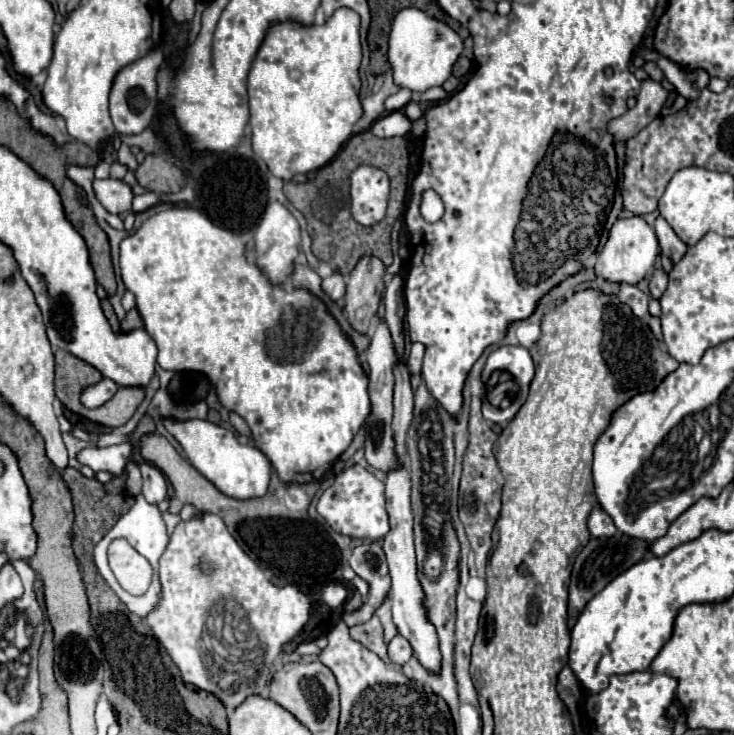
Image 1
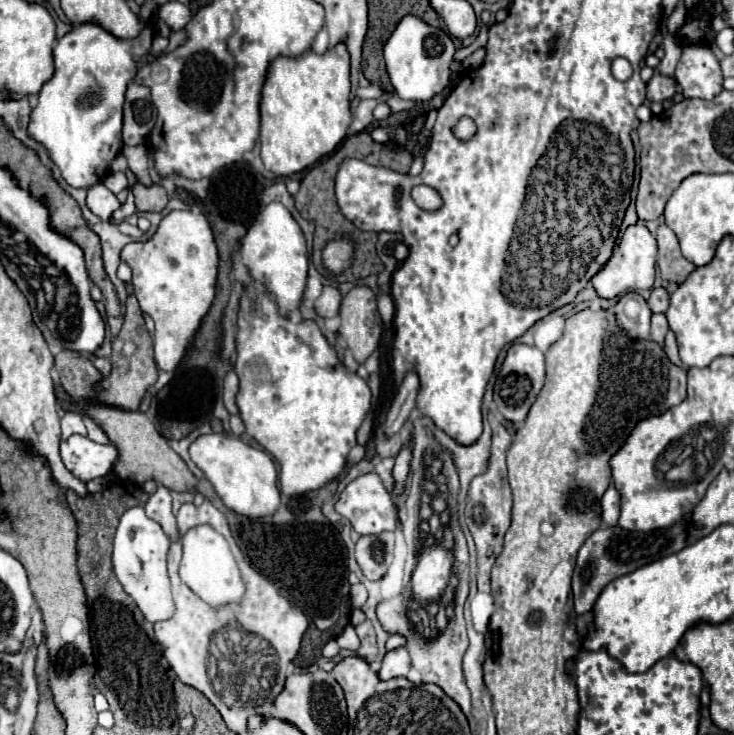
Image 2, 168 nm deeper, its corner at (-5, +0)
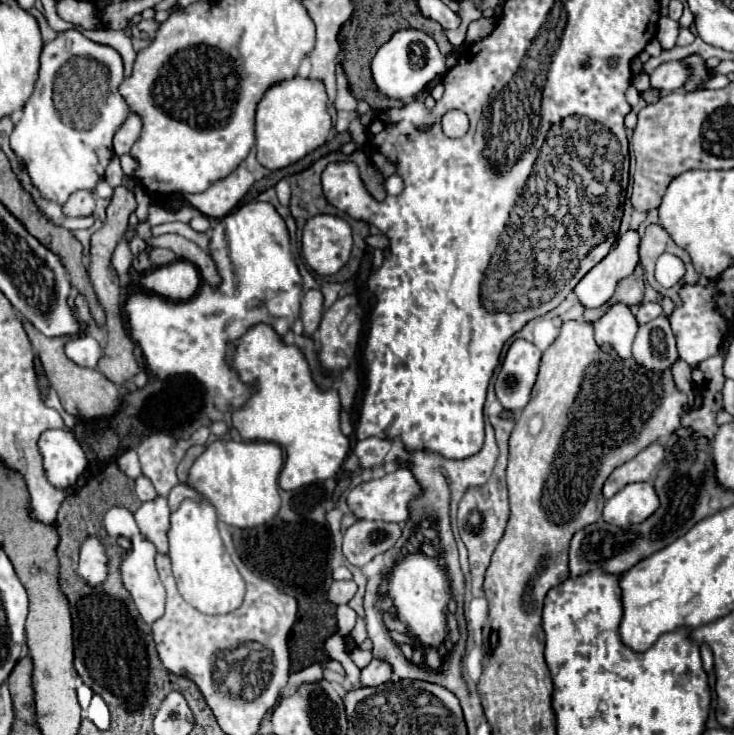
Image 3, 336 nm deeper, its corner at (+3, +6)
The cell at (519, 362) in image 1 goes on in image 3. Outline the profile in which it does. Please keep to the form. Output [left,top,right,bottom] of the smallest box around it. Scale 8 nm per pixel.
[495,339,541,411]

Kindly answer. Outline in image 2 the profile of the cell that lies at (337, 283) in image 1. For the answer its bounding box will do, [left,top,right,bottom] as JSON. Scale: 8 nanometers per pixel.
[313,287,341,319]

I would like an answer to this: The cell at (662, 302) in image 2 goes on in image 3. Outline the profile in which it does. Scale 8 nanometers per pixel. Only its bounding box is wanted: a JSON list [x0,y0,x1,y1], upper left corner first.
[635,301,663,323]

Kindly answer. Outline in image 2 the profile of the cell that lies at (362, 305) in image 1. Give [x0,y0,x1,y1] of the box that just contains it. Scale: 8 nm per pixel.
[339,287,381,363]

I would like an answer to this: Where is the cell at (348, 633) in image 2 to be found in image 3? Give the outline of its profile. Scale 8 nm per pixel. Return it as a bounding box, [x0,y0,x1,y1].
[349,647,373,669]

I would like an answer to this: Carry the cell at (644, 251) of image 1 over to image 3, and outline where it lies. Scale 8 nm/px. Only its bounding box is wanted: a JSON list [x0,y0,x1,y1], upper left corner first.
[575,229,639,307]

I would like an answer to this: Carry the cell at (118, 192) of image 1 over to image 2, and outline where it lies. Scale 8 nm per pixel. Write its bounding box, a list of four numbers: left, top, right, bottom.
[87,183,121,221]

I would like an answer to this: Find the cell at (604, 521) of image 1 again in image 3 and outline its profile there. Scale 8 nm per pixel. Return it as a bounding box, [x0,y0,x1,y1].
[603,441,663,499]

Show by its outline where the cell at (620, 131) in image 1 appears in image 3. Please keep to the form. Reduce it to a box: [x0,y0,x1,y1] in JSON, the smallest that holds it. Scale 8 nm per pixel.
[651,61,689,91]

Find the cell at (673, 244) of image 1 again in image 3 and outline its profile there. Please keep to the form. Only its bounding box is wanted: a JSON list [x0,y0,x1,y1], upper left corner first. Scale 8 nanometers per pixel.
[639,223,699,305]

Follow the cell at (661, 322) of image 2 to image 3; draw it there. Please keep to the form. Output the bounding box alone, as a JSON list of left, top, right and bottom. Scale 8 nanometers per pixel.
[633,315,677,371]

